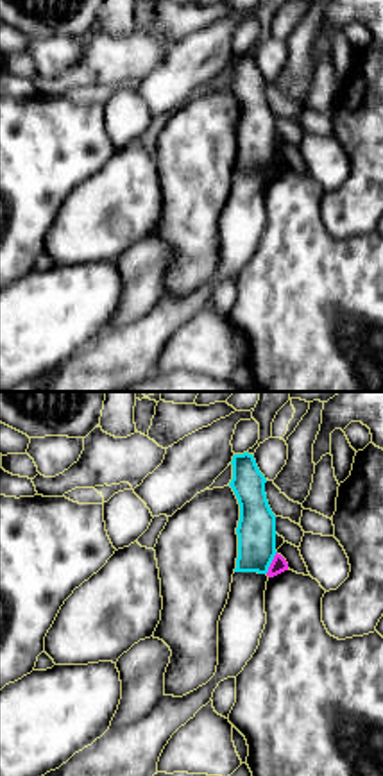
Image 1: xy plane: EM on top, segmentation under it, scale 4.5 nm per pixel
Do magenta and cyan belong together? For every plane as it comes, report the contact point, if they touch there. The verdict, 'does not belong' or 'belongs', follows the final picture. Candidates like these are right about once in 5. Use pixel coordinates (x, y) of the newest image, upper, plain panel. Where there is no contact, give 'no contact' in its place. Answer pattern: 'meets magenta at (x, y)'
meets magenta at (272, 161)

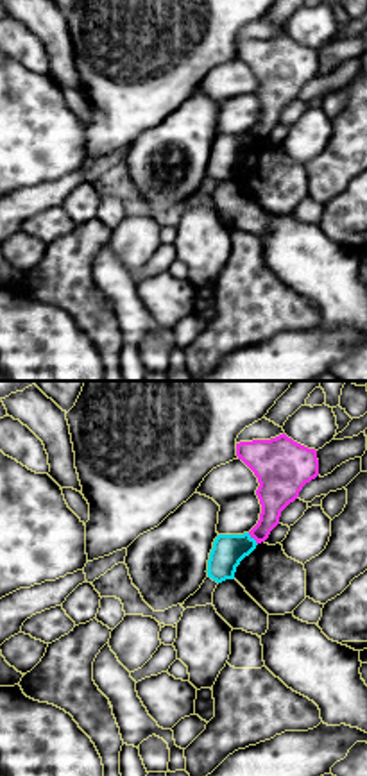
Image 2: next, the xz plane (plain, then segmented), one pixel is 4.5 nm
meets magenta at (253, 136)

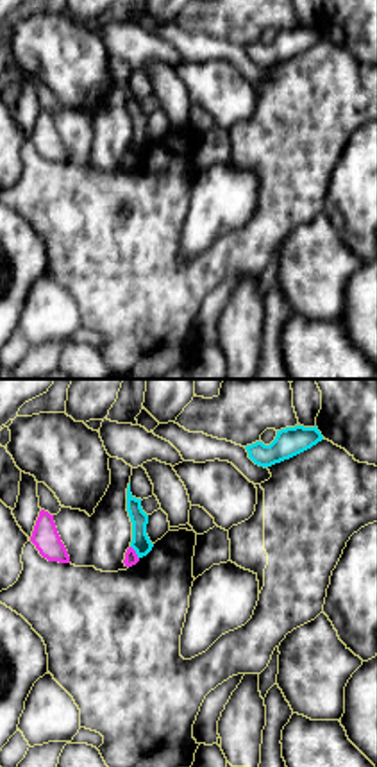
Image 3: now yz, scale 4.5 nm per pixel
meets magenta at (134, 152)

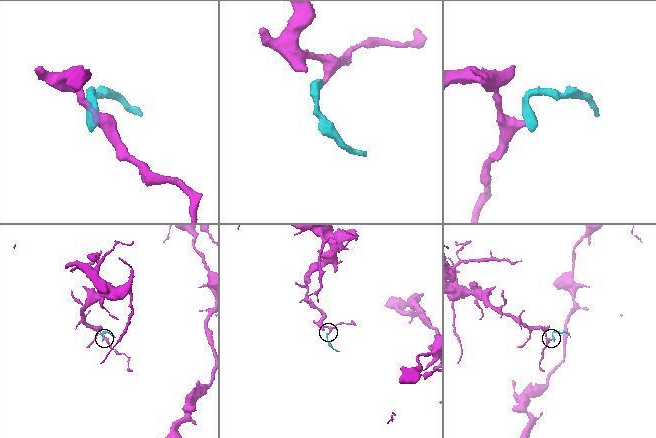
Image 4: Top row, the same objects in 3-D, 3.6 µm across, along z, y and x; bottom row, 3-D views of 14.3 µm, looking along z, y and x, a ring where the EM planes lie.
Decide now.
does not belong

